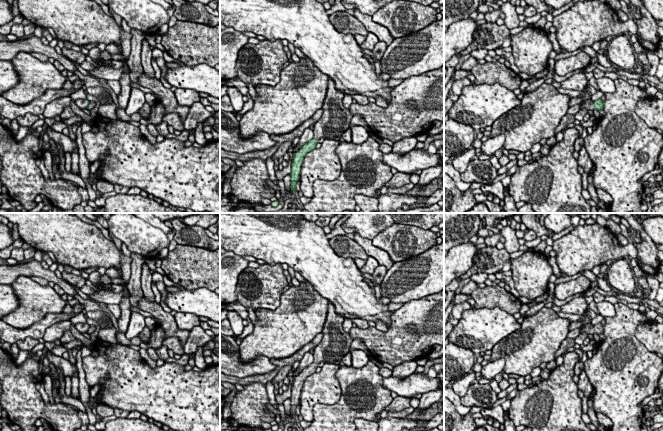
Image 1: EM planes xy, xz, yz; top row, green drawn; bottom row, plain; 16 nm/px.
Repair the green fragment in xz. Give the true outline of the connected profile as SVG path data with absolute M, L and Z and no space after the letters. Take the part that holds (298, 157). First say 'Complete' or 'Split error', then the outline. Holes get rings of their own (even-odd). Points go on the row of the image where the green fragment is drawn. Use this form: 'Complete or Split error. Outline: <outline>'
Split error. Outline: M328 77L328 87L322 106L322 116L316 121L313 129L313 138L293 154L291 164L291 191L296 194L296 182L300 179L301 166L305 155L314 150L320 138L339 138L349 129L353 118L350 108L343 106L344 94L339 91L335 82Z

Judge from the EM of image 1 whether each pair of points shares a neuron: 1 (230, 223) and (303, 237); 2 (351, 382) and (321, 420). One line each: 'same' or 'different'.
1: same
2: same

